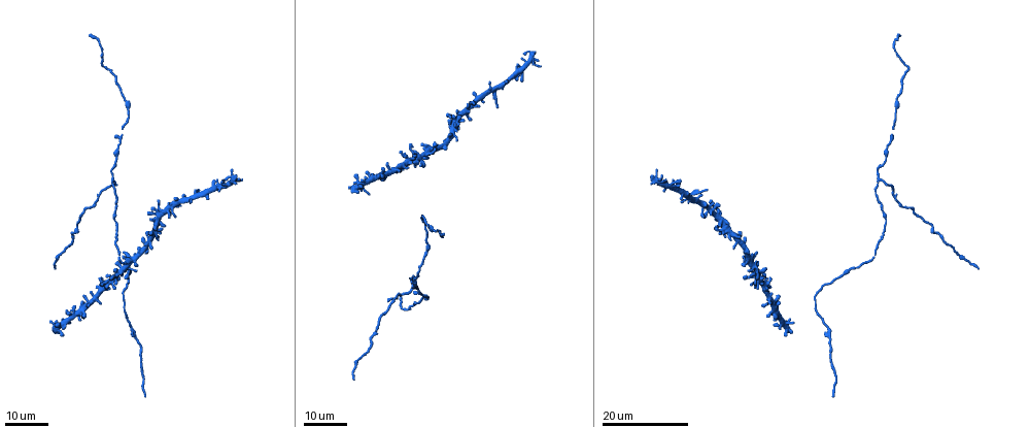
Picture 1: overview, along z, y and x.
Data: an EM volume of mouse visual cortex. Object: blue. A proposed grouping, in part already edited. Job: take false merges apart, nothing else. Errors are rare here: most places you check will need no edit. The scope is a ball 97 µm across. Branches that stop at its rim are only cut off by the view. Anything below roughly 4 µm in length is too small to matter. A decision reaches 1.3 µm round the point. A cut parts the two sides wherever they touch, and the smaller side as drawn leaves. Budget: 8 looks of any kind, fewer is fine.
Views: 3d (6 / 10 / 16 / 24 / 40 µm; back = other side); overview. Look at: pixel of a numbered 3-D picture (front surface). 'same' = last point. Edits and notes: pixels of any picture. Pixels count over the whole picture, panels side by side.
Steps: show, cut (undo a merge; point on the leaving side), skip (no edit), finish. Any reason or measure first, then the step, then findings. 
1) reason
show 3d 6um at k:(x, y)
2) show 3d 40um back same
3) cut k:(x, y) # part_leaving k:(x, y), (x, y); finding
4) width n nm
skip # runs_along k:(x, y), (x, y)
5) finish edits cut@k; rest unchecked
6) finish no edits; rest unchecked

show 3d 16um at 1:(814, 300)

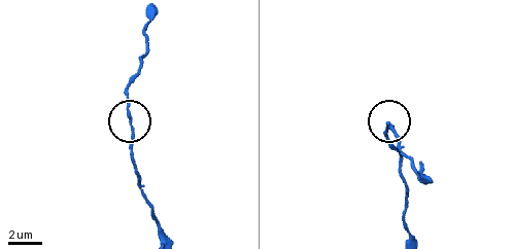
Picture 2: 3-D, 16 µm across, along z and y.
show 3d 6um at 2:(388, 122)

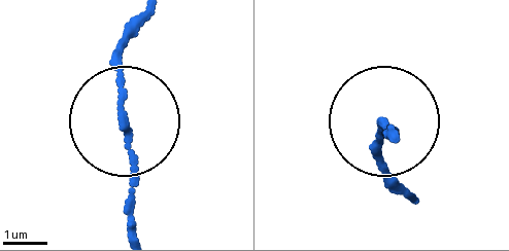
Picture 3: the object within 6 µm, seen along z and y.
skip # runs_along 3:(408, 198), (382, 160), (382, 119), (394, 138); continuous, no second cell

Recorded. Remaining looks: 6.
show 3d 16um at 1:(879, 180)

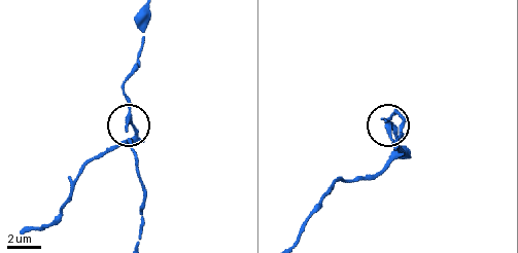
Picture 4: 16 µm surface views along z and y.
show 3d 6um at 4:(126, 121)

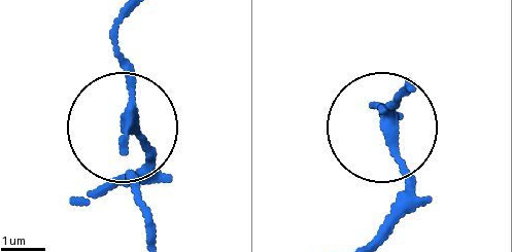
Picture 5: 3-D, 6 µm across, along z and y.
show 3d 6um back at 5:(388, 128)

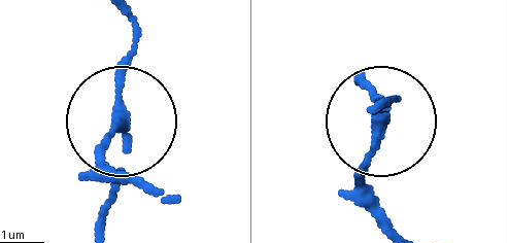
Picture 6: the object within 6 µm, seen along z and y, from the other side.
width 260 nm
cut 6:(96, 146) # part_leaving 6:(121, 115), (106, 148), (143, 182); a second cell is stuck on

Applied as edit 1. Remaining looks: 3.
show 3d 24um at 1:(123, 138)

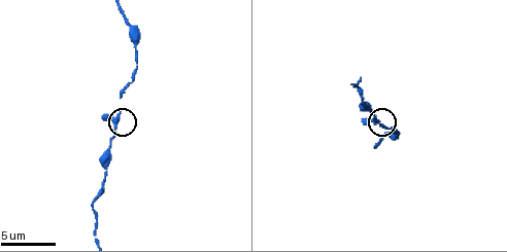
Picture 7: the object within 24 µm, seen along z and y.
show 3d 6um at 7:(115, 118)

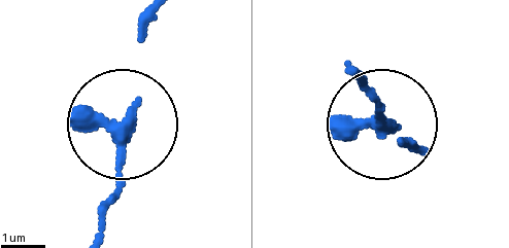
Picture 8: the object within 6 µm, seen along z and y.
skip # runs_along 8:(99, 233), (121, 177), (143, 14); continuous, no second cell

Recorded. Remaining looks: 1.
finish edits cut@6; rest unchecked

